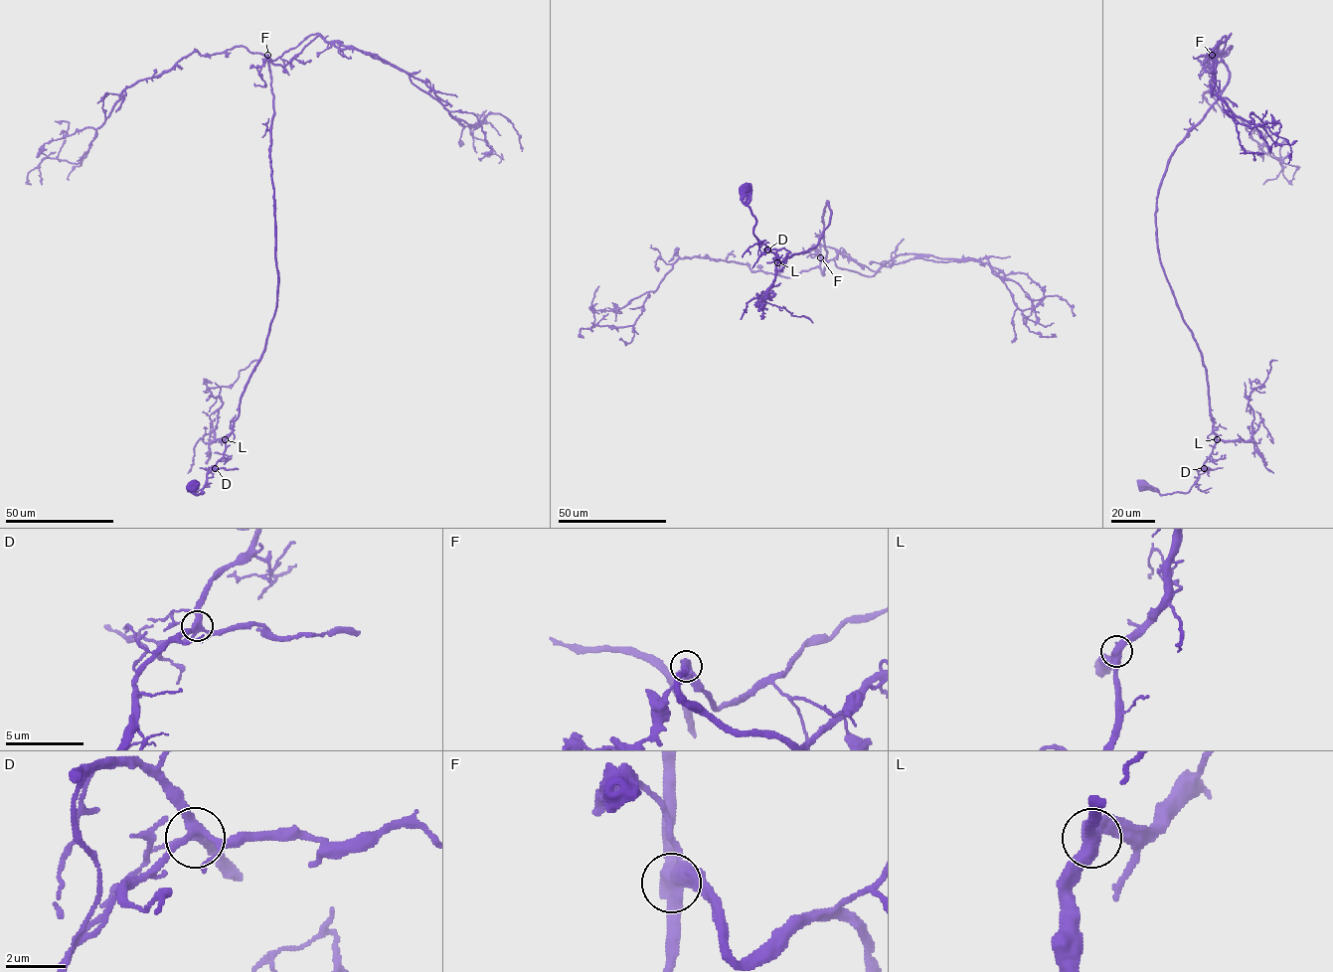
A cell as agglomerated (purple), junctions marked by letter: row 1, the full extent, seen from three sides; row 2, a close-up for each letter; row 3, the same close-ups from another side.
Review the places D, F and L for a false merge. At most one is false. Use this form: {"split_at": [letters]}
{"split_at": ["F"]}

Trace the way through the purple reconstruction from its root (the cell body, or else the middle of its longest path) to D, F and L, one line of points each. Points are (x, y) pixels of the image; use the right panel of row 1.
D: (1142, 484), (1144, 481), (1156, 488), (1161, 495), (1187, 492), (1198, 478), (1198, 470), (1204, 468)
F: (1142, 484), (1187, 492), (1216, 442), (1206, 370), (1160, 260), (1155, 216), (1171, 153), (1227, 83), (1212, 55)
L: (1142, 484), (1144, 481), (1156, 488), (1161, 495), (1187, 492), (1197, 479), (1198, 470), (1210, 456), (1217, 439)

